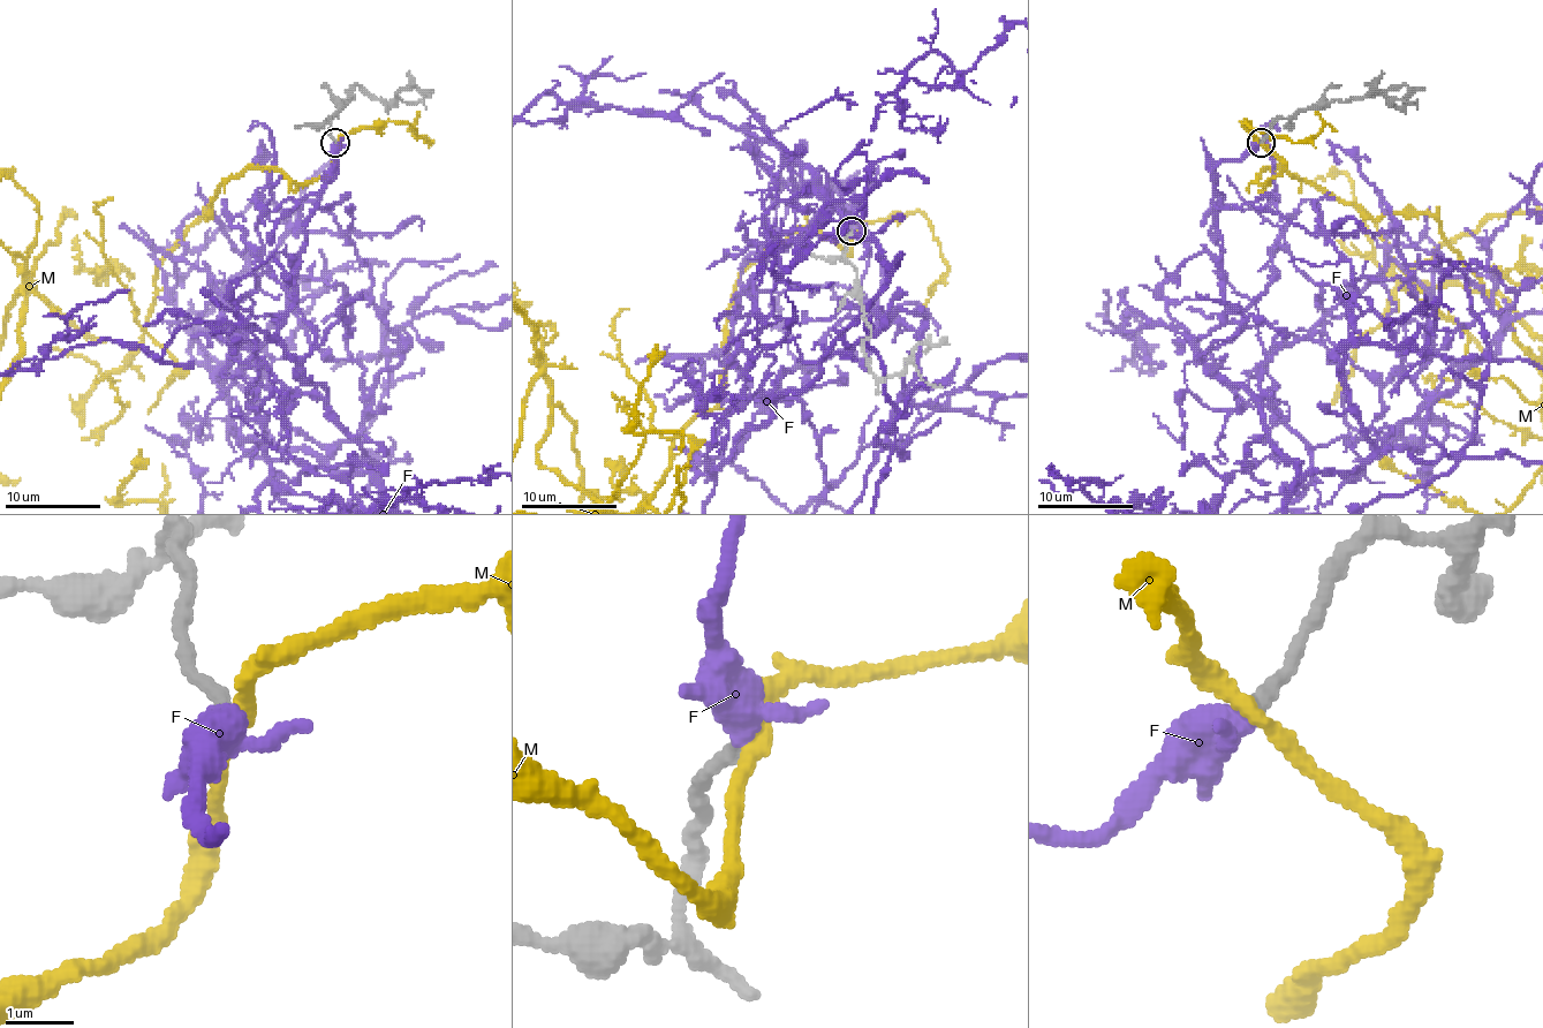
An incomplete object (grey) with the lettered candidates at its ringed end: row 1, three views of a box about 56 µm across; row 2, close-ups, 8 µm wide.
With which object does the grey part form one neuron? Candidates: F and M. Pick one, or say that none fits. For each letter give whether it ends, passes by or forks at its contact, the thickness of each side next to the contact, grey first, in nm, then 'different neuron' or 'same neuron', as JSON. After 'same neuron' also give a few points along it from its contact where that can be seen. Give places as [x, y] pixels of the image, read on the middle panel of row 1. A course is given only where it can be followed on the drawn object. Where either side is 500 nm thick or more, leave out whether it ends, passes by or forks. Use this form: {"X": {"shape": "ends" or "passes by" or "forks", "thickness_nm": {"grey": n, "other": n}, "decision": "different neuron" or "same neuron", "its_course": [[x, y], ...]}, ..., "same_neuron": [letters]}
{"F": {"shape": "passes by", "thickness_nm": {"grey": 240, "other": 360}, "decision": "same neuron"}, "M": {"shape": "passes by", "thickness_nm": {"grey": 240, "other": 240}, "decision": "different neuron"}, "same_neuron": ["F"]}

